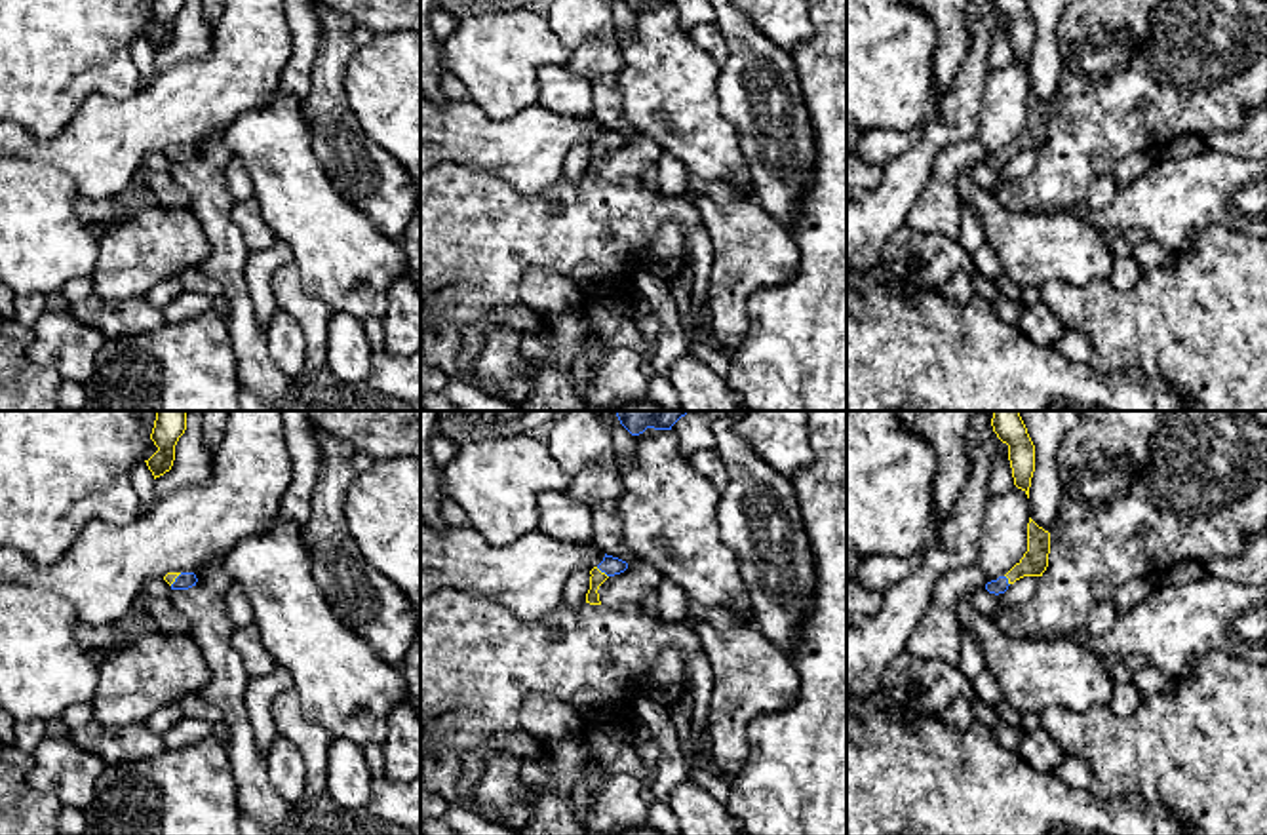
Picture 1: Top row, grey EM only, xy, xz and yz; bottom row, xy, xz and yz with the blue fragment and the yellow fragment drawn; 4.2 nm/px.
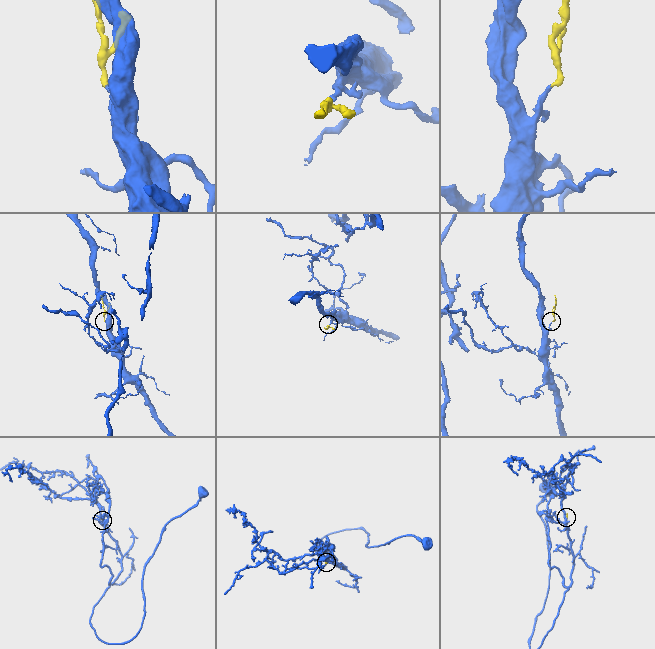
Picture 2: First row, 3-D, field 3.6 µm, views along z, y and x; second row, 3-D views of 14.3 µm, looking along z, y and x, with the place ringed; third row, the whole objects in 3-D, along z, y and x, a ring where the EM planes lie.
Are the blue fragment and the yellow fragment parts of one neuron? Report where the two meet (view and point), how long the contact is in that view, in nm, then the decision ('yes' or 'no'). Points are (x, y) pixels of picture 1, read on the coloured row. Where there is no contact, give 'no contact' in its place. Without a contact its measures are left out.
meets blue in xz at (602, 571); contact 70 nm long; yes

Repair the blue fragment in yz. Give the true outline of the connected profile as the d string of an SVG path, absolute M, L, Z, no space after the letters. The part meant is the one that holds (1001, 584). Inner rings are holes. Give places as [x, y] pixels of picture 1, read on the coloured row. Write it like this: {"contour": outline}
{"contour": "M1031 517L1027 523L1027 552L1023 557L997 580L985 584L989 593L1004 593L1010 584L1023 576L1043 576L1048 567L1050 533L1039 527Z"}

